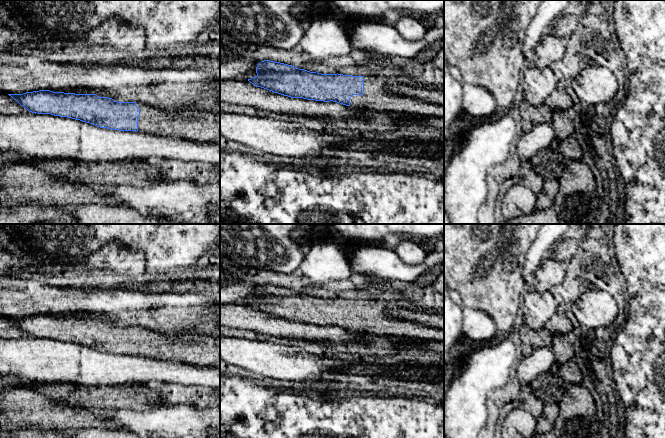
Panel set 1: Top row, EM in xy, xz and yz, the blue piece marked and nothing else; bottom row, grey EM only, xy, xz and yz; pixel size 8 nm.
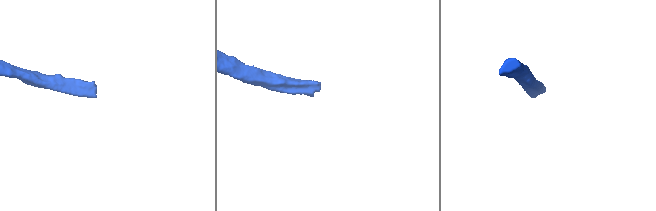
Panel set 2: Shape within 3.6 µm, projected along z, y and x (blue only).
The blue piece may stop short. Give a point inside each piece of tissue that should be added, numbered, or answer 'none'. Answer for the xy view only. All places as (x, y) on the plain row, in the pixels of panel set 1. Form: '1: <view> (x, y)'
1: xy (201, 350)

